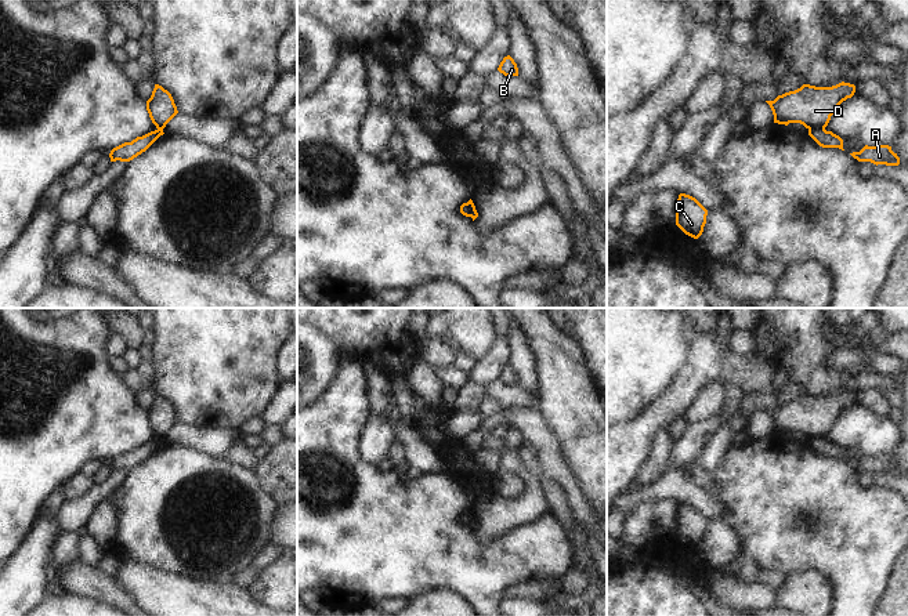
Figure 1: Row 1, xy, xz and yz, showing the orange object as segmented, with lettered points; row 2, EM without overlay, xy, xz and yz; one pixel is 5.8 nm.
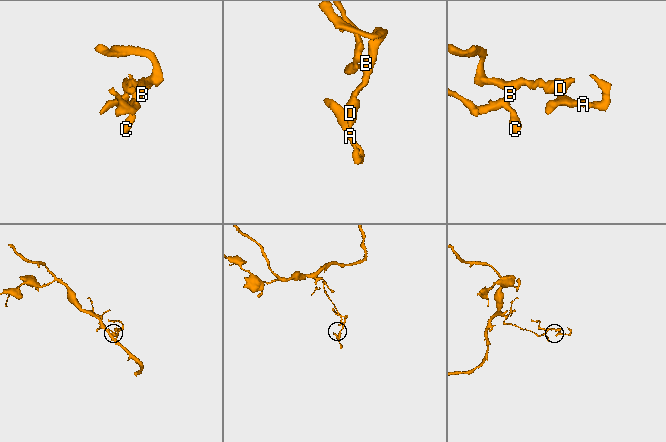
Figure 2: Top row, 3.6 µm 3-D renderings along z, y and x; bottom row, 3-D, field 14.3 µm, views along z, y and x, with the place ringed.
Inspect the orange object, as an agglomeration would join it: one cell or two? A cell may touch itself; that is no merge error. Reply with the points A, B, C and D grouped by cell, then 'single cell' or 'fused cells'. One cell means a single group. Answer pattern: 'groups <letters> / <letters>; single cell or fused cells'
groups A / B C D; fused cells

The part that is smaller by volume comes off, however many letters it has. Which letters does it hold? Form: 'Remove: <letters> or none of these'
Remove: A

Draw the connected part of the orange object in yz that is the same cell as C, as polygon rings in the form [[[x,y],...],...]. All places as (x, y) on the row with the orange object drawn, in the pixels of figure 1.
[[[680,193],[676,203],[676,225],[688,236],[698,239],[706,224],[708,210],[692,196]]]

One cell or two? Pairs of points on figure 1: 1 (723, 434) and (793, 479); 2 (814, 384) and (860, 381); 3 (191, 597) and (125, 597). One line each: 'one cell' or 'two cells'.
1: two cells
2: two cells
3: two cells

